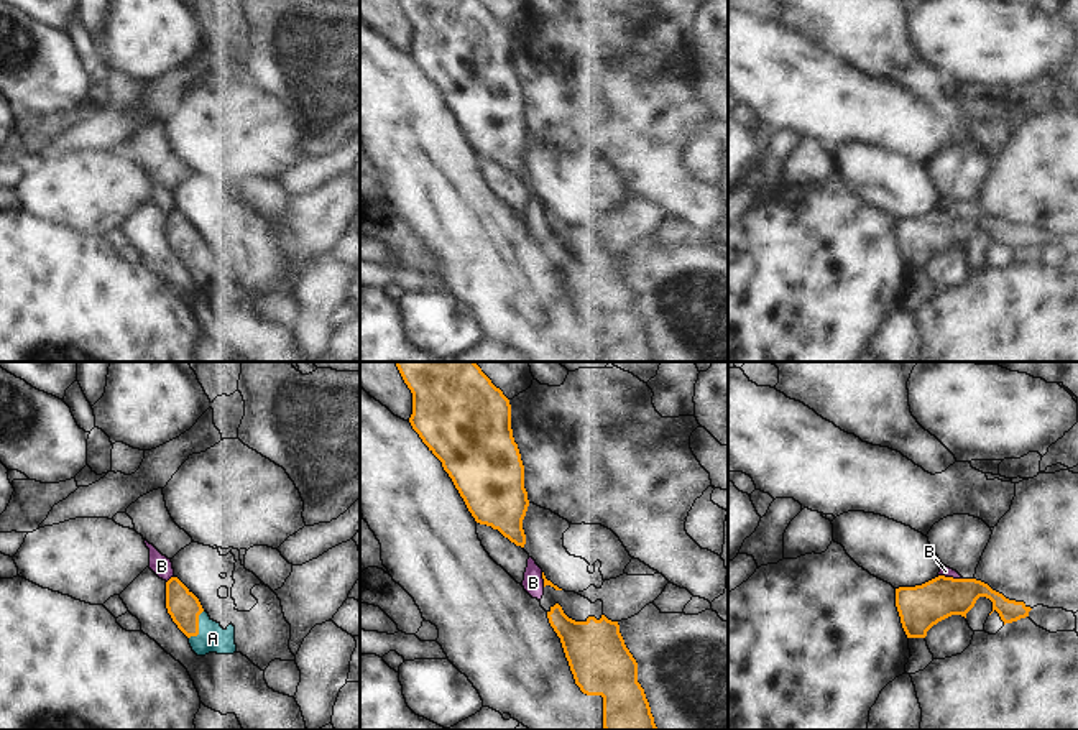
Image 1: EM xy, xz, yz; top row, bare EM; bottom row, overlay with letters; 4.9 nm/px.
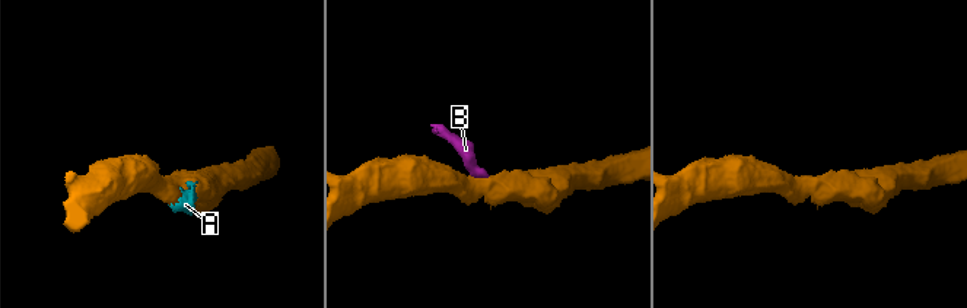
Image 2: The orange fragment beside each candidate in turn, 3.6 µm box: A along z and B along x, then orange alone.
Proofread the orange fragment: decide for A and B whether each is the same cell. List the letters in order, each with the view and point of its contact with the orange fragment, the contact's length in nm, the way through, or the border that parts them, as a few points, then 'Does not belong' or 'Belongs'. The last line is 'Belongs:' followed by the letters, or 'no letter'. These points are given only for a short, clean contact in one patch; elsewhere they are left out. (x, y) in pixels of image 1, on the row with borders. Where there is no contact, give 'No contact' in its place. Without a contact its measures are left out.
A: Touches orange at xy (198, 627). Shared border 160 nm. Belongs
B: Touches orange at yz (950, 577). Shared border 120 nm. Boundary: yz (939, 574), (962, 579). Does not belong
Belongs: A.

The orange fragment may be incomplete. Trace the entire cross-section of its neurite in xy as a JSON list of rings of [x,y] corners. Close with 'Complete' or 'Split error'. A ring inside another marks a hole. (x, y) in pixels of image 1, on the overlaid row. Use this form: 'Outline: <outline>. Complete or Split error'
Outline: [[[177,579],[166,582],[166,608],[177,628],[189,638],[197,656],[209,653],[233,654],[235,626],[225,630],[202,608],[199,598]]]. Split error.

